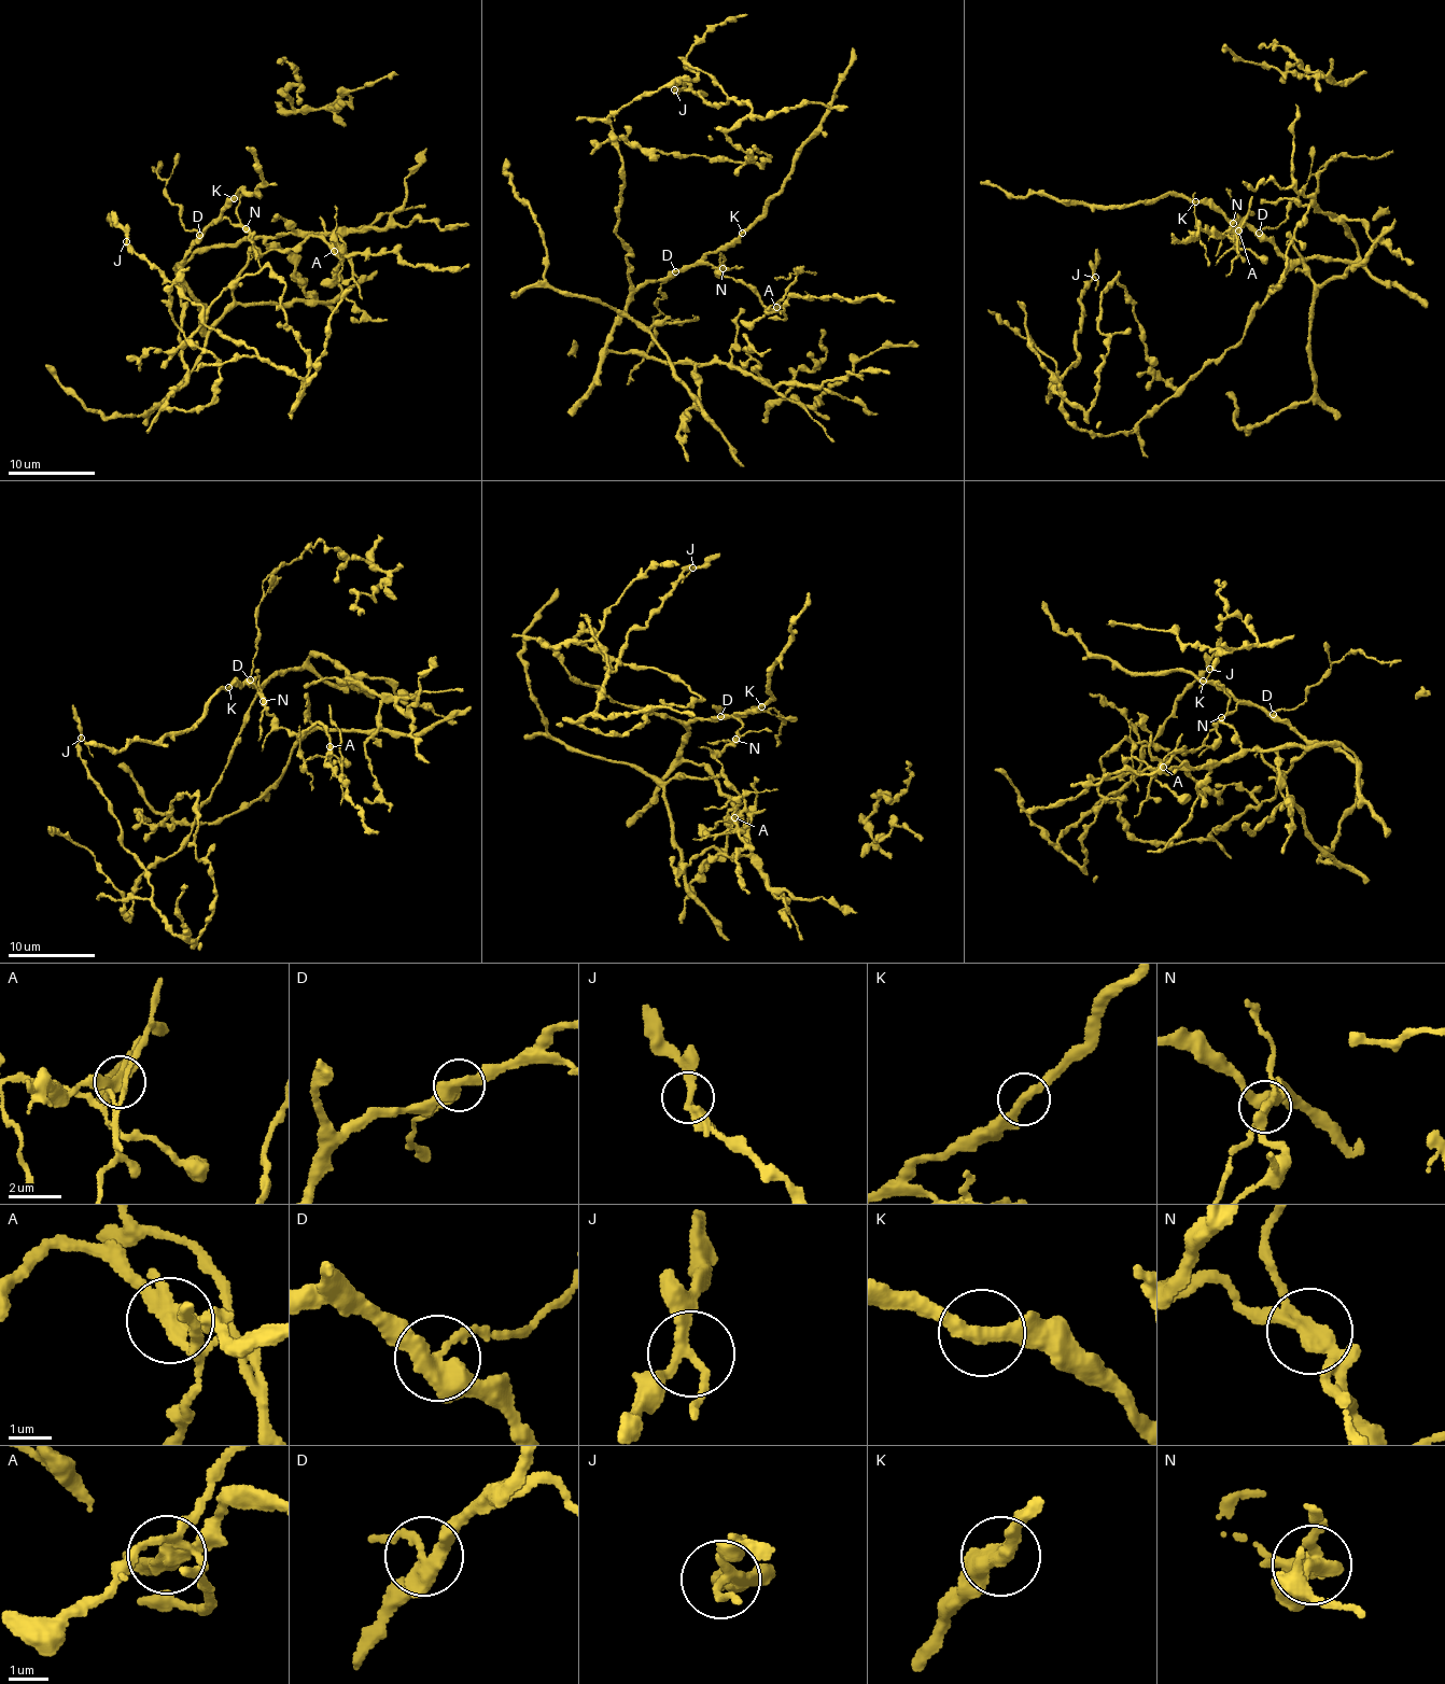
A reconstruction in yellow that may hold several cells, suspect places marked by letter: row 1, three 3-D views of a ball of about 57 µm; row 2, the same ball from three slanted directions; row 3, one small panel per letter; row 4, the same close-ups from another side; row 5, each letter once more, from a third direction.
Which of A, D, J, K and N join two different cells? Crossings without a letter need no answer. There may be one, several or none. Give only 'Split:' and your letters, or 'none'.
Split: A, D, N

